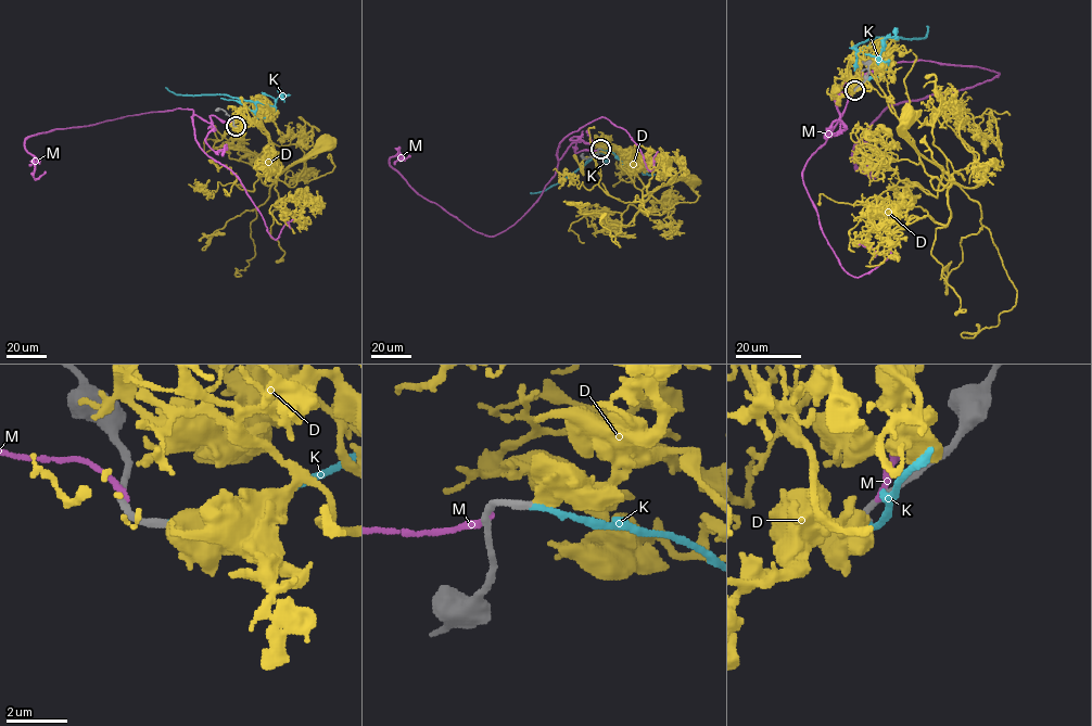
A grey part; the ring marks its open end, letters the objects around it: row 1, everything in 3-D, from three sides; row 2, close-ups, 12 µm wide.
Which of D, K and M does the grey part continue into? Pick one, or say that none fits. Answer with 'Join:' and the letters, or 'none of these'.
Join: K

